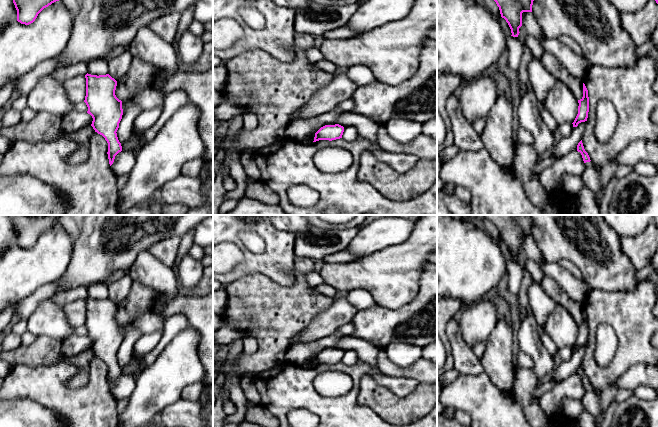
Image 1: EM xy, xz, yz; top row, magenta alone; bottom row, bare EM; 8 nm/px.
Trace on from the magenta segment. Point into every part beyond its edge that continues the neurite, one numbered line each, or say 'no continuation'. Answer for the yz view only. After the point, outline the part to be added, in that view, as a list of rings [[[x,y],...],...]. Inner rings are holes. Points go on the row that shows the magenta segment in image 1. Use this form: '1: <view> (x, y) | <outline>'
1: yz (590, 177) | [[[592,161],[585,163],[584,173],[581,175],[583,183],[594,193],[602,192],[603,188],[600,182],[598,171],[595,169]]]

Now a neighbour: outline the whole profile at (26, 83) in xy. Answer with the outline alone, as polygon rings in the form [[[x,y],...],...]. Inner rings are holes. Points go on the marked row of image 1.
[[[60,56],[40,63],[35,69],[19,79],[20,94],[28,93],[44,75],[53,73],[59,67]]]

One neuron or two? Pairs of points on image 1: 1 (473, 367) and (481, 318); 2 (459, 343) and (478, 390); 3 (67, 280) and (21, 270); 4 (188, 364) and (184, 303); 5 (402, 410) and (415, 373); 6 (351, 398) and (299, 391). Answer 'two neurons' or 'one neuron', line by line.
1: two neurons
2: two neurons
3: two neurons
4: two neurons
5: two neurons
6: one neuron

